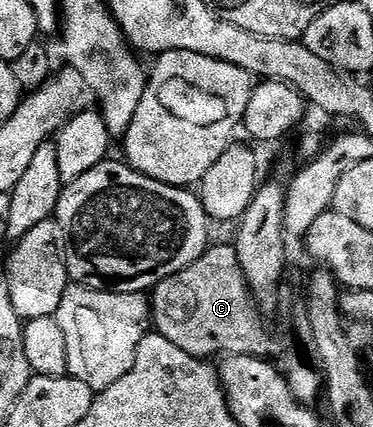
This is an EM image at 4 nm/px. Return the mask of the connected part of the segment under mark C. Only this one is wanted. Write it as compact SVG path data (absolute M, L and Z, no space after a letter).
M209 244L203 255L194 259L194 263L190 263L185 269L174 275L162 279L162 283L158 283L155 289L151 290L150 304L152 306L151 324L154 326L155 332L170 339L170 343L174 343L174 347L182 347L182 351L186 351L186 355L191 357L212 359L208 357L250 355L263 359L276 359L276 356L284 349L283 343L268 333L258 317L260 313L251 289L248 288L248 282L242 275L235 244Z

